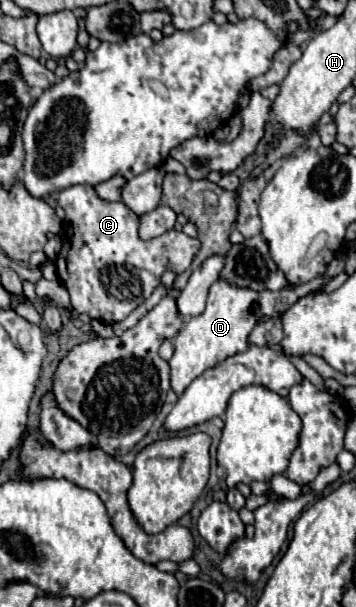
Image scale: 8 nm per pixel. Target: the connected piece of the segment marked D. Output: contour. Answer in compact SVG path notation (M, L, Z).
M218 280L212 284L206 310L200 316L192 316L182 330L176 336L174 344L174 356L168 362L170 364L170 384L172 390L180 396L188 384L198 378L206 368L216 366L220 360L234 356L238 352L244 352L248 348L248 334L258 324L262 316L266 316L266 310L288 310L300 296L312 292L316 286L324 286L322 282L312 280L310 284L282 288L278 292L272 290L250 290L250 288L236 288L228 284L226 280Z

